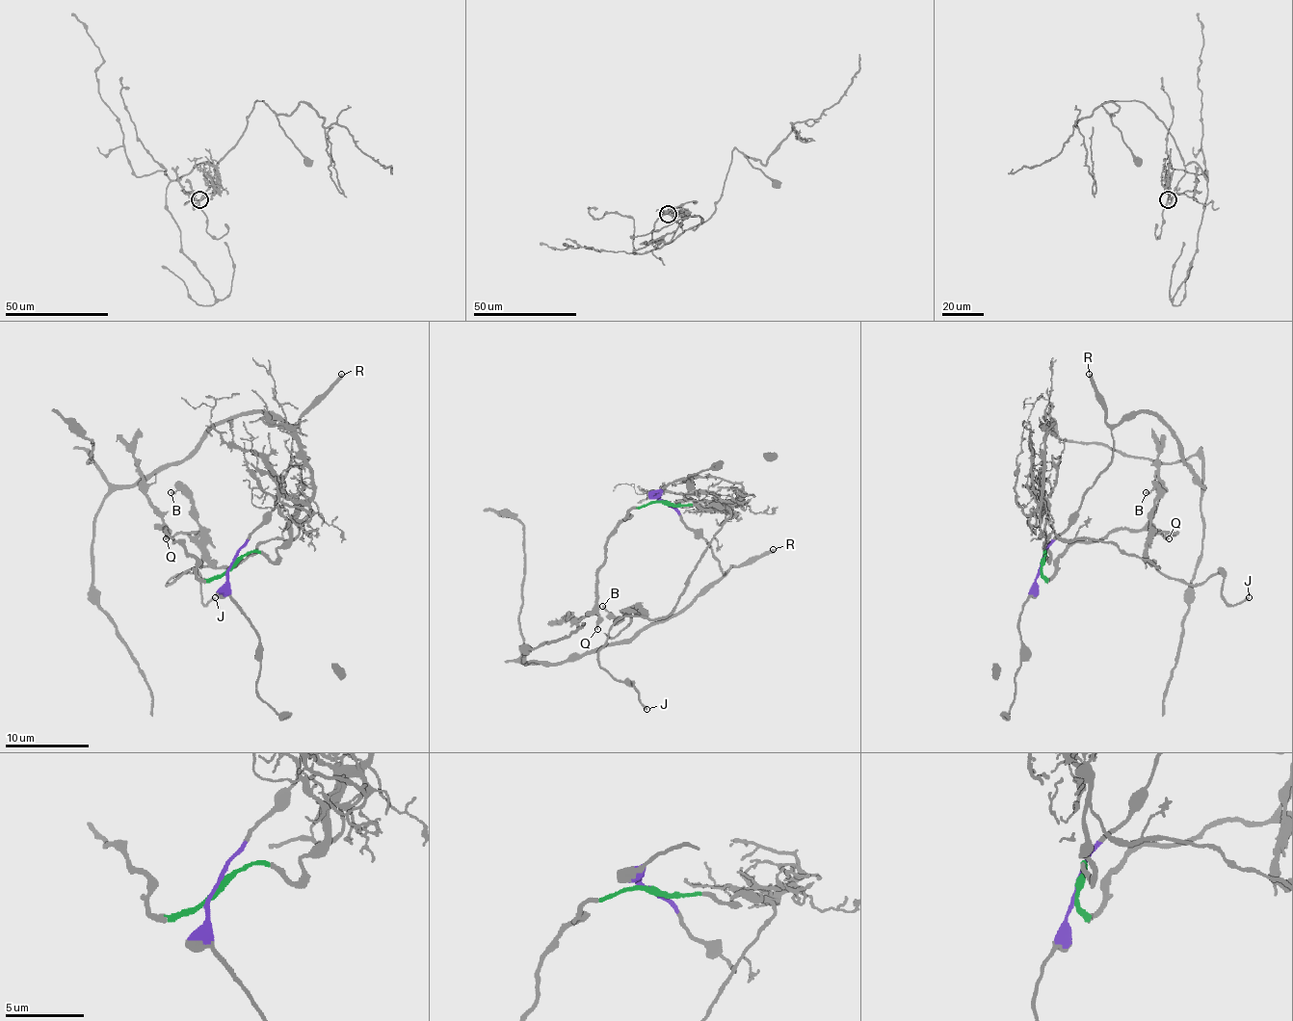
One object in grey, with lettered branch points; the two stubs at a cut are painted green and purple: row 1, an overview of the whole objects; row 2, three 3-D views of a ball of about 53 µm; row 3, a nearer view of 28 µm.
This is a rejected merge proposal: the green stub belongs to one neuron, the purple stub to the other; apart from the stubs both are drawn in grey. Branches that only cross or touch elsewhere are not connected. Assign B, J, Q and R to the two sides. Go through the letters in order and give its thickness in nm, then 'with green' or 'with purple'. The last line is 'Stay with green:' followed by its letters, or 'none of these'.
B: 160 nm thick; with green
J: 190 nm thick; with green
Q: 150 nm thick; with green
R: 320 nm thick; with purple
Stay with green: B, J, Q

